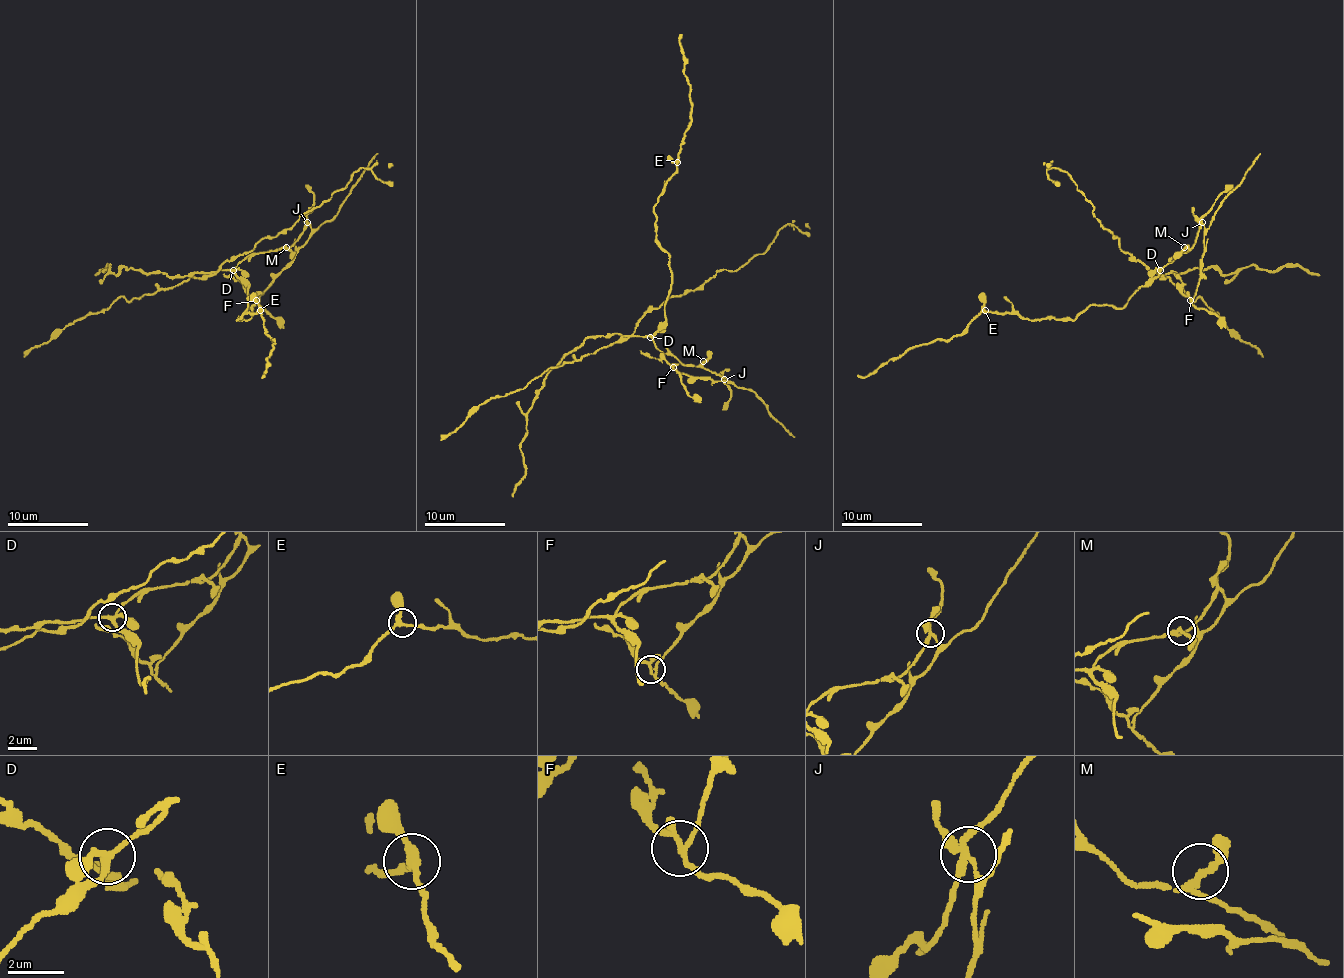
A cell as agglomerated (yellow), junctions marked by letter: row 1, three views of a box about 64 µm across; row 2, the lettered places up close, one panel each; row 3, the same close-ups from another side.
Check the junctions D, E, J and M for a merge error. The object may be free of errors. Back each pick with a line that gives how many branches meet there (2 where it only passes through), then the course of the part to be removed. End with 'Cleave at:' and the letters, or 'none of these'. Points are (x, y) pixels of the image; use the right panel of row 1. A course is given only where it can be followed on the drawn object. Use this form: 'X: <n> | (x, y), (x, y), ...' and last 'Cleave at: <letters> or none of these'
J: 4 | (1202, 223), (1204, 237), (1200, 278), (1192, 300), (1198, 308), (1214, 312), (1225, 328)
Cleave at: J

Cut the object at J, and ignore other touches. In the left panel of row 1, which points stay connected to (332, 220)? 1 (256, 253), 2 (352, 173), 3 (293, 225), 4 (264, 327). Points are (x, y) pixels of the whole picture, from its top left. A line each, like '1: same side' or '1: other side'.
1: other side
2: other side
3: other side
4: other side

